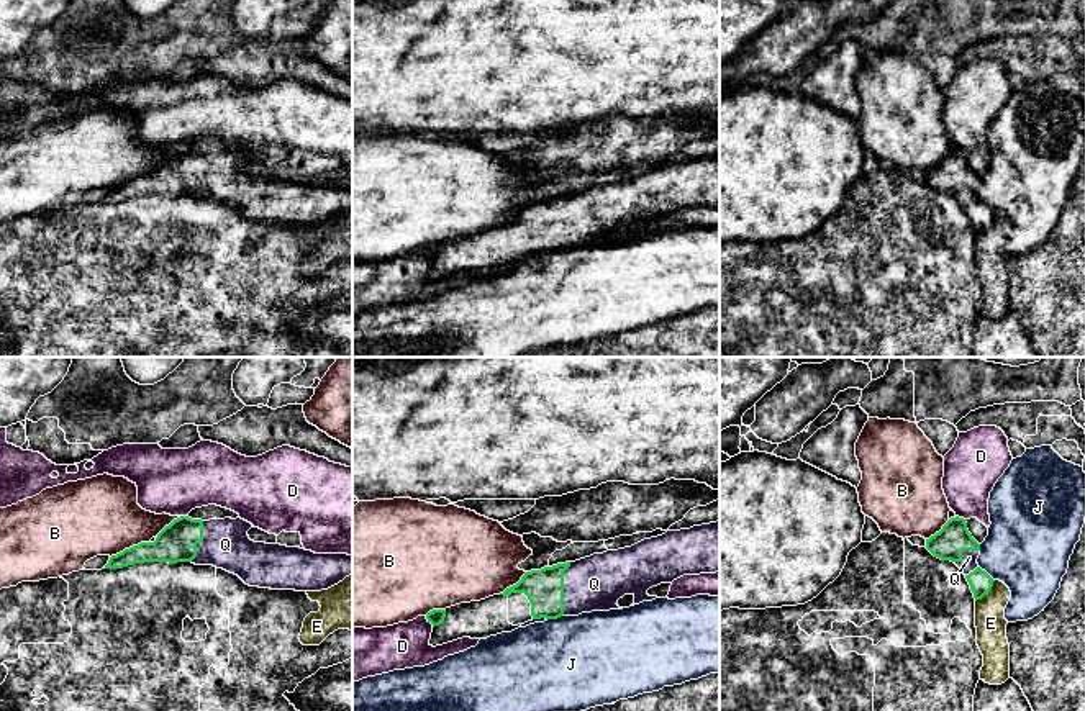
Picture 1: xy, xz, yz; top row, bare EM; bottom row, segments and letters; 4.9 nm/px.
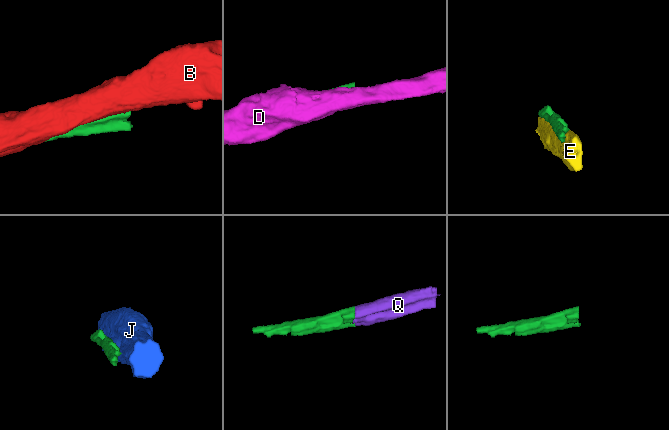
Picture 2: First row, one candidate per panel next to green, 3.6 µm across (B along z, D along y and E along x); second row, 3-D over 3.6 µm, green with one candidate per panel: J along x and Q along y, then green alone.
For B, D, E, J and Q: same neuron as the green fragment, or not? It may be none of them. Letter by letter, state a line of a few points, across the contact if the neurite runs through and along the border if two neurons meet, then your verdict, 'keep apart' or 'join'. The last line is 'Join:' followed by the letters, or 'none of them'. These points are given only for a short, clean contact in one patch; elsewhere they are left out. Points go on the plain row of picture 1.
B: keep apart
D: keep apart
E: keep apart
J: keep apart
Q: xz (544, 221), (562, 221), (594, 217) | join
Join: Q

